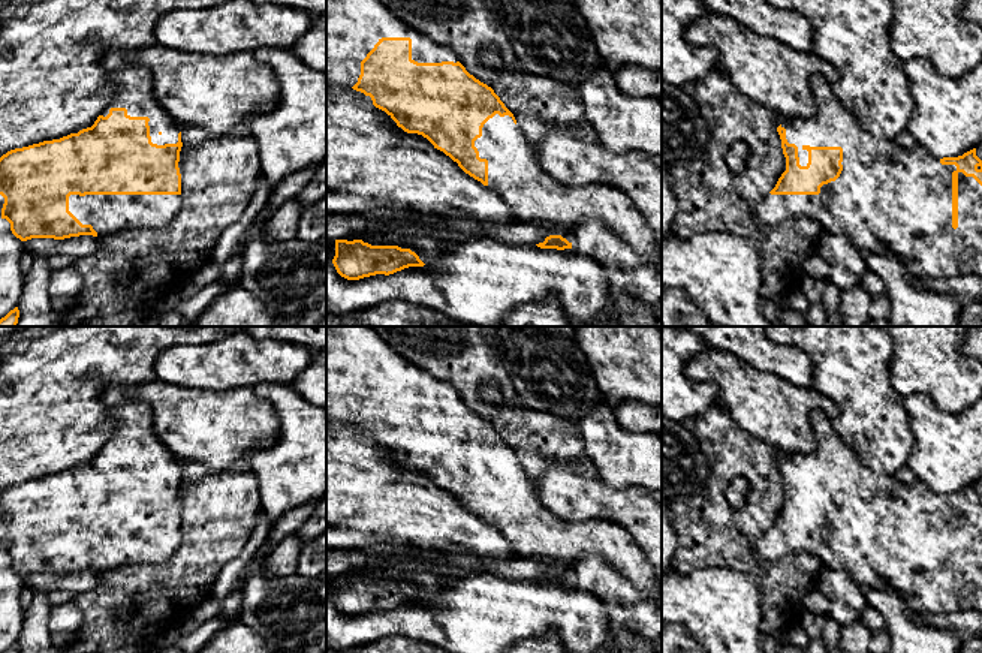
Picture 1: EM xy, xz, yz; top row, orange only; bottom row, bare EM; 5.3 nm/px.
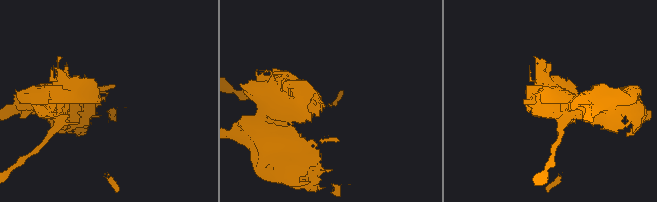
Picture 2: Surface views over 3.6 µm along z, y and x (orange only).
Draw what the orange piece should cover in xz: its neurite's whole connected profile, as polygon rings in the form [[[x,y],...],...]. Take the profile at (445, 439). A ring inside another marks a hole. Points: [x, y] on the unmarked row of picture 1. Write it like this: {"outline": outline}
{"outline": [[[326,326],[326,421],[343,421],[370,431],[373,440],[385,446],[398,463],[422,470],[466,509],[497,527],[512,544],[513,559],[546,559],[560,571],[573,572],[581,557],[600,556],[632,580],[645,601],[662,598],[656,568],[645,560],[633,538],[620,524],[606,520],[573,523],[554,515],[540,503],[533,478],[494,425],[470,410],[449,383],[395,353],[370,326]]]}

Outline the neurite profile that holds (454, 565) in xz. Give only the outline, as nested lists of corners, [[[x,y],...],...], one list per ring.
[[[425,550],[422,557],[430,563],[434,571],[449,575],[461,577],[470,574],[492,574],[510,580],[530,580],[536,581],[543,578],[549,571],[560,571],[554,563],[546,559],[510,559],[507,562],[490,562],[476,556],[467,554],[437,554],[431,556]]]

